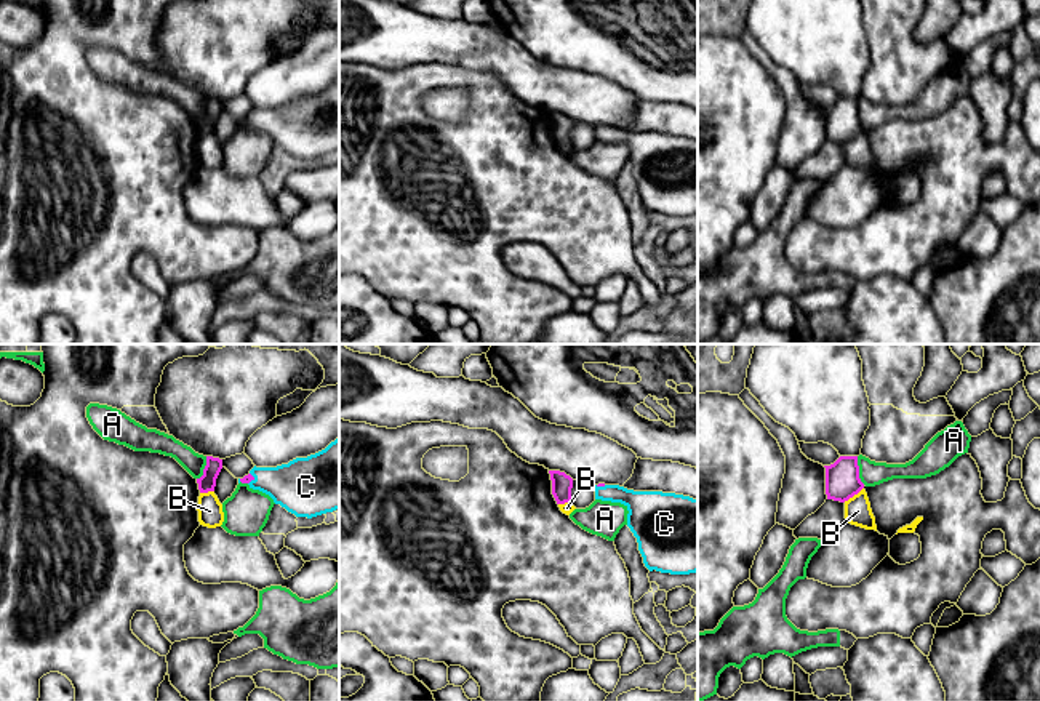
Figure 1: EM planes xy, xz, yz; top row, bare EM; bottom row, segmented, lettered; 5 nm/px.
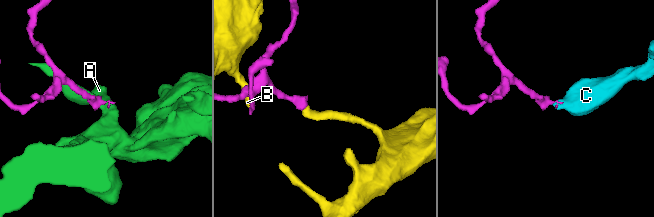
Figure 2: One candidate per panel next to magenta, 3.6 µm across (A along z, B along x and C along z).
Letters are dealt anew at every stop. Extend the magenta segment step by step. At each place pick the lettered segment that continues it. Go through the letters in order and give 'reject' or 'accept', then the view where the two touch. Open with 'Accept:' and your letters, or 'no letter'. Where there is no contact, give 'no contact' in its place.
Accept: C
A: reject | yz
B: reject | yz
C: accept | xy

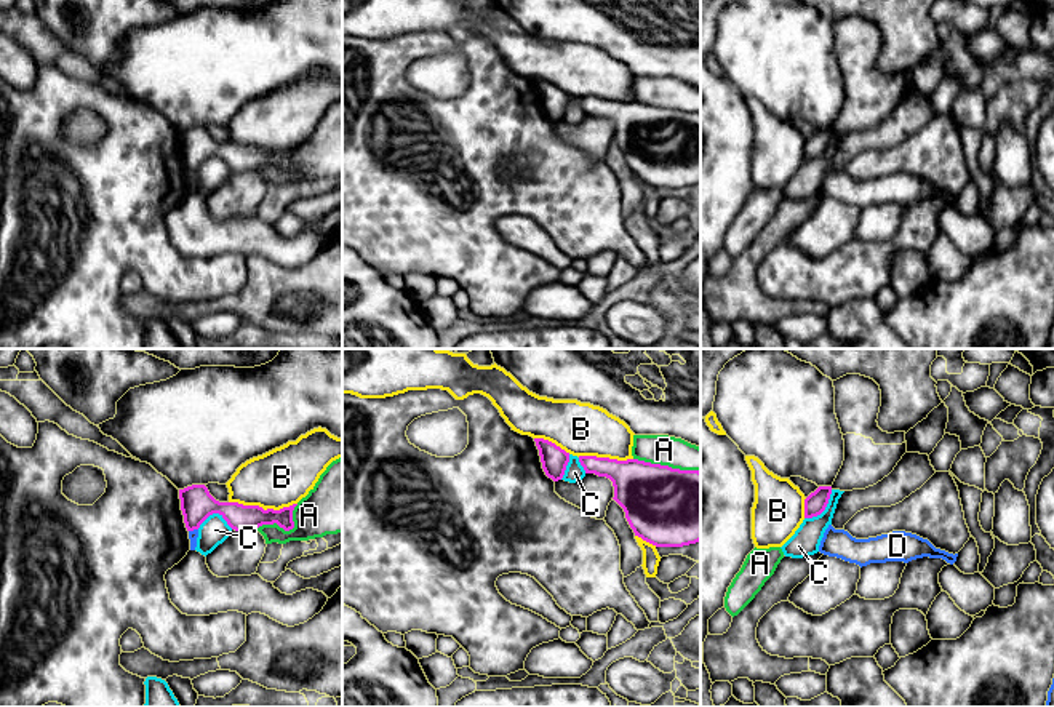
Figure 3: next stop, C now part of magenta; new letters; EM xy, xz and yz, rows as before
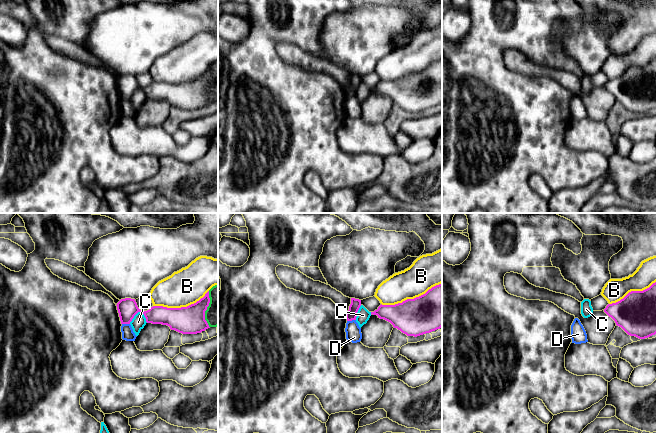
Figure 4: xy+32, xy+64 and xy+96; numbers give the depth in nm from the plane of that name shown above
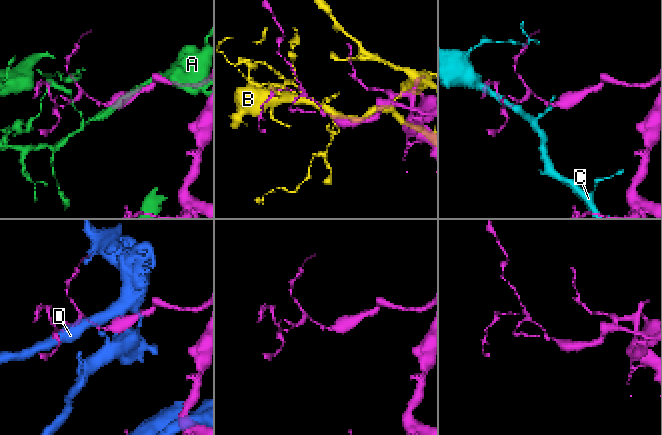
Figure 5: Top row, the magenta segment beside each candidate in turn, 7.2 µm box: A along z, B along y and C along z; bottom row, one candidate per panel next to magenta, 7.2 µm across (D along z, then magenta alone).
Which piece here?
Accept: no letter
A: reject | xz
B: reject | xy
C: reject | yz
D: reject | xy

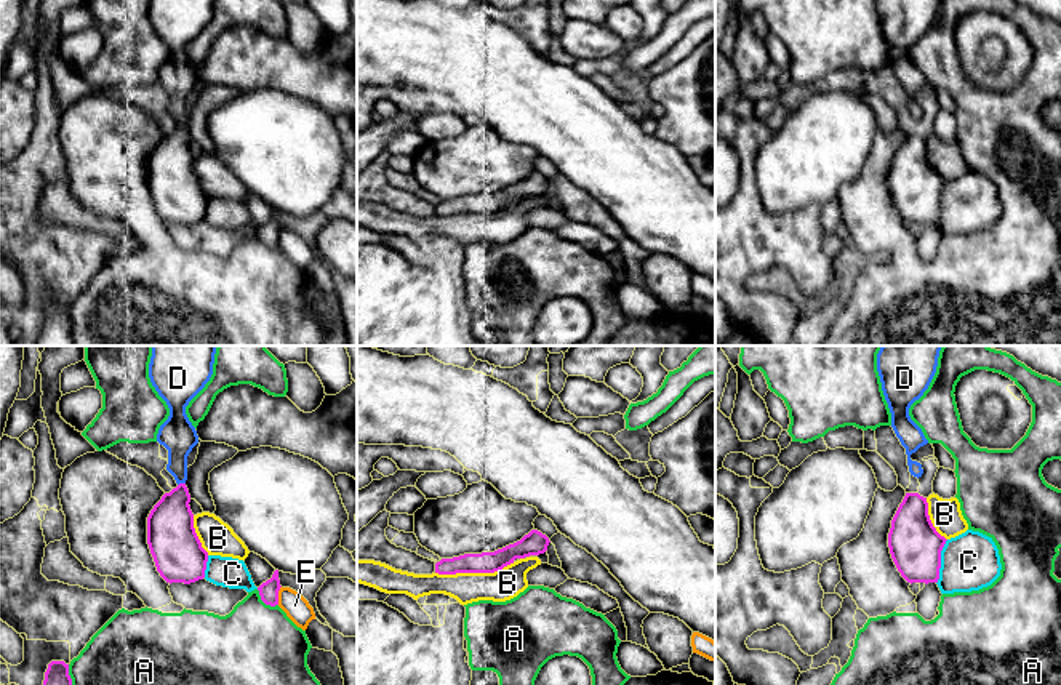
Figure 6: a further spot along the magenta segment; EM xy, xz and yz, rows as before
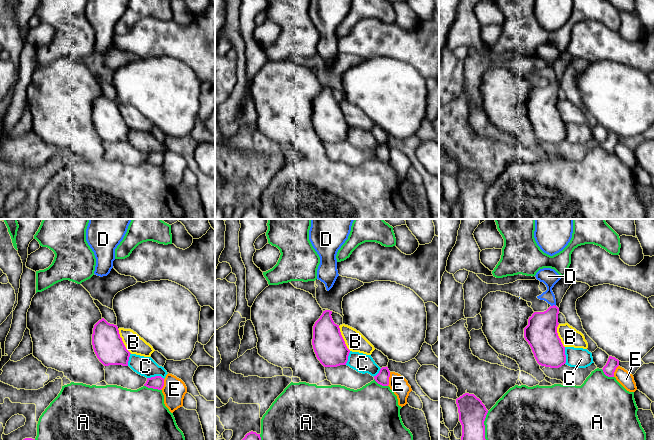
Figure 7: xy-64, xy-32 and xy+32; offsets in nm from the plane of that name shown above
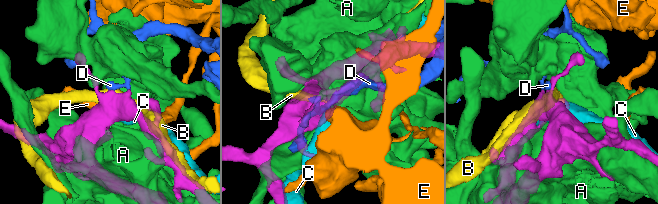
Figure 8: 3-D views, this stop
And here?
Accept: D
A: reject | xy
B: reject | xz
C: reject | yz
D: accept | xy
E: reject | xy

